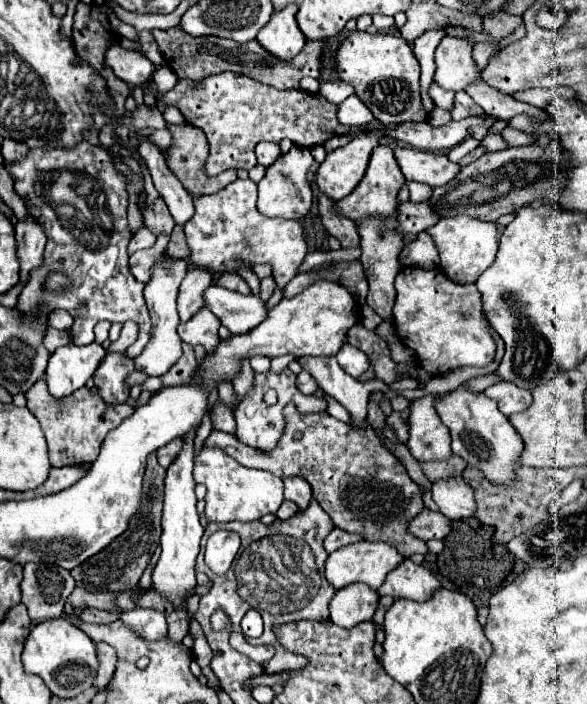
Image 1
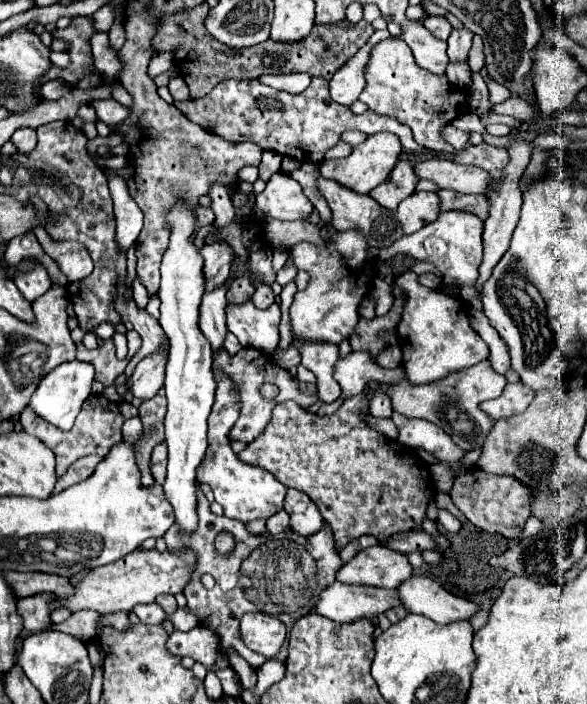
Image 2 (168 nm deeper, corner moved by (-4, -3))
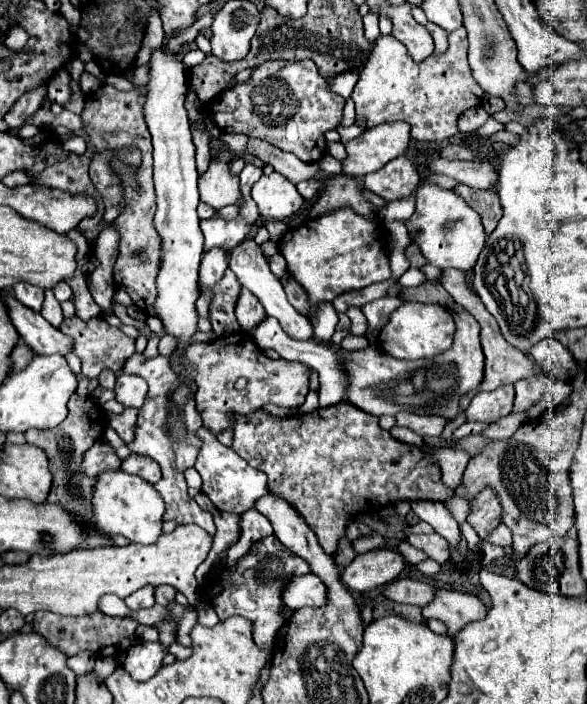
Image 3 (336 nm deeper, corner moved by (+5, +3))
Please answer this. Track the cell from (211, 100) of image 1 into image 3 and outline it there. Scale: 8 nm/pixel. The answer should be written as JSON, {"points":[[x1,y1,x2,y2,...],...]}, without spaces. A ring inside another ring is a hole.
{"points":[[313,60,287,62,281,70,263,82,247,80,219,94,213,102,203,106,203,112,213,120,221,132,243,132,249,138,261,138,283,152,293,152,303,162,317,162,325,154,325,132,337,128,343,120,346,100,327,90,327,80,317,72]]}

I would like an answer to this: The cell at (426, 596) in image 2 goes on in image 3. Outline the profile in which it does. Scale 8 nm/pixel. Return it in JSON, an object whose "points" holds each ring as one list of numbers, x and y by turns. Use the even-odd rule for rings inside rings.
{"points":[[435,588,433,600,423,608,423,618,425,620,437,618,445,622,449,626,449,636,459,632,465,624,473,620,485,618,485,614,487,608,477,596,445,588]]}

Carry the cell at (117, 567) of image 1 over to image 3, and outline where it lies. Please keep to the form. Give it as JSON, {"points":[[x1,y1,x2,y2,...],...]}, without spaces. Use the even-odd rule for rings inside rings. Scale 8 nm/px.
{"points":[[125,408,123,414,109,414,109,426,127,444,133,442,133,438,135,438,135,422,137,422,137,410,135,408]]}

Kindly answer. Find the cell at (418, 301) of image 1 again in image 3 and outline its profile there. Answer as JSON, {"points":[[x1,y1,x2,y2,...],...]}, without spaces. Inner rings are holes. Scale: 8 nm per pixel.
{"points":[[407,302,401,304,389,318,387,326,379,334,379,346,399,360,421,360,443,354,453,346,455,320,453,314,439,304,423,304,423,302]]}

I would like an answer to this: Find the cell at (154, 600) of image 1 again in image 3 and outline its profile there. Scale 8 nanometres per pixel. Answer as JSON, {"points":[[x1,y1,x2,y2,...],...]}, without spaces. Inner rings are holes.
{"points":[[159,586,155,588,155,602,161,606,167,606,171,600,175,600,177,590,173,590,173,586]]}

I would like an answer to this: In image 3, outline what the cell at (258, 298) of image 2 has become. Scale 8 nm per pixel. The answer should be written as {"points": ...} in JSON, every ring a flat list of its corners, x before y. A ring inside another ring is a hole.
{"points":[[243,288,241,298,237,300,237,320,239,320,241,328,249,330,249,328,257,326,257,322,261,322,263,316,265,316,265,310,263,310,261,302,257,302,257,296,253,296,253,292]]}

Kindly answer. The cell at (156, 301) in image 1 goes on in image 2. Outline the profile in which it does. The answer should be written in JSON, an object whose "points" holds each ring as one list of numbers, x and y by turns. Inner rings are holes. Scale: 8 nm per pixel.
{"points":[[162,350,162,352,156,352,156,354,144,358,136,366,136,370,134,370,132,378,130,378,132,396,136,396,140,400,150,400,150,398,156,396,156,392,162,388,166,360,168,360,168,356]]}

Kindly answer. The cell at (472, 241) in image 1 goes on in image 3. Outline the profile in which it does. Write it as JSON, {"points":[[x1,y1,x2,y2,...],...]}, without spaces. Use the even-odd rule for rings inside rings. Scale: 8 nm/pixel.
{"points":[[421,182,417,190,417,210,407,220,407,230,427,262,437,268,471,270,485,246,485,232,479,214,469,208,461,196,453,194,453,190,441,190,427,182]]}

